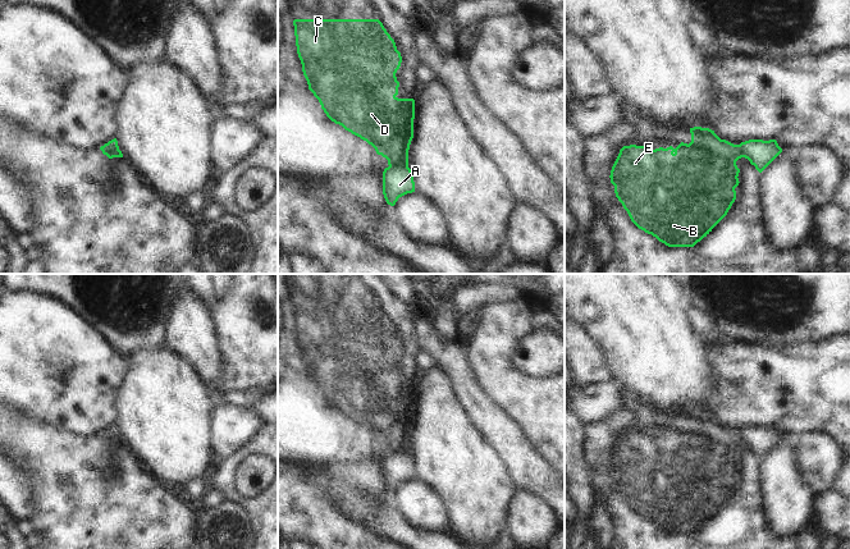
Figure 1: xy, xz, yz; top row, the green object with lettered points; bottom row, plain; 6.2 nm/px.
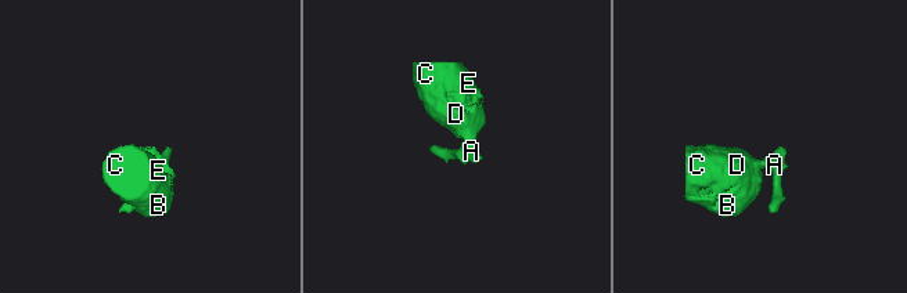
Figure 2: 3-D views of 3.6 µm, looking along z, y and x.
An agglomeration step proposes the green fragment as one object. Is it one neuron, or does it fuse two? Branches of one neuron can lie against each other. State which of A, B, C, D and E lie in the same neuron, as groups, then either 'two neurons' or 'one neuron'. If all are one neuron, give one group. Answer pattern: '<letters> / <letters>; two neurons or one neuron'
A / B C D E; two neurons

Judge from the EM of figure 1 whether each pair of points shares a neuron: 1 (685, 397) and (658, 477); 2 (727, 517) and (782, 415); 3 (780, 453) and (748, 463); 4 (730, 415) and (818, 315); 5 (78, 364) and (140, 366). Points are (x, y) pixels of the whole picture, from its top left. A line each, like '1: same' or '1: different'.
1: different
2: different
3: different
4: different
5: different

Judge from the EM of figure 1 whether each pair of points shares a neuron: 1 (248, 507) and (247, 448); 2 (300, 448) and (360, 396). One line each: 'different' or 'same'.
1: same
2: same

